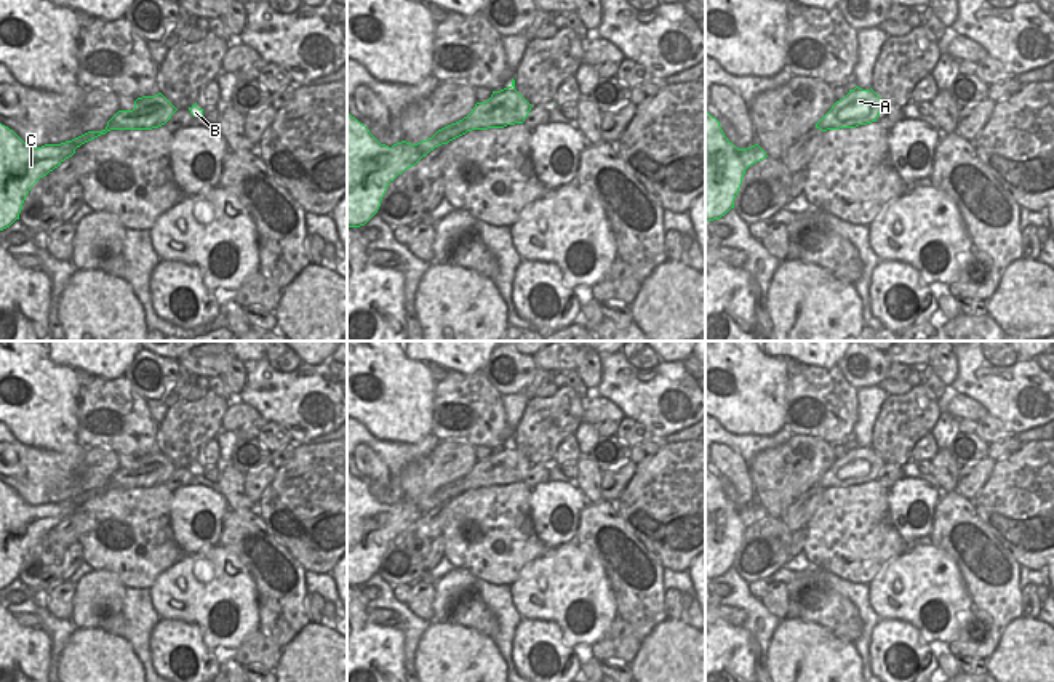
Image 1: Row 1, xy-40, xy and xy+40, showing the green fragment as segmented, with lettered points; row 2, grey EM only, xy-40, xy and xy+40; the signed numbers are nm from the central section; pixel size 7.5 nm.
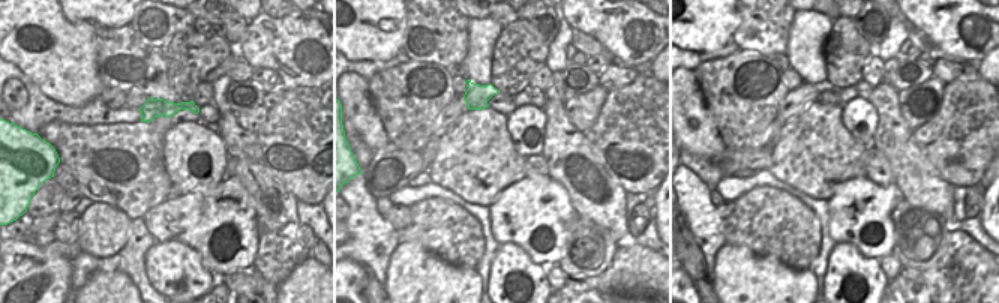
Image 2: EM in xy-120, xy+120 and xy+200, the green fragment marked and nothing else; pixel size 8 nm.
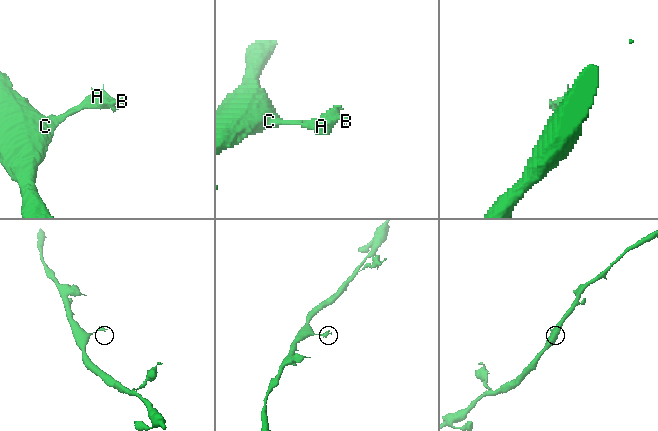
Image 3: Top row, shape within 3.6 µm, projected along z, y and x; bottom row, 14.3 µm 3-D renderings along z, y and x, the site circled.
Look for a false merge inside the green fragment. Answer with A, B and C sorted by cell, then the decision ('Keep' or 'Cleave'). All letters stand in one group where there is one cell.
Groups: A B C. Keep

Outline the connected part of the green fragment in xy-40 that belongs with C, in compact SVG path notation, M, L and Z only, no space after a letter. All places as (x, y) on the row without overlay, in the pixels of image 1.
M162 453L142 455L133 469L118 469L102 490L88 490L72 499L27 504L13 488L0 482L0 589L10 586L22 568L30 546L82 503L110 488L152 488L165 483L178 467Z

